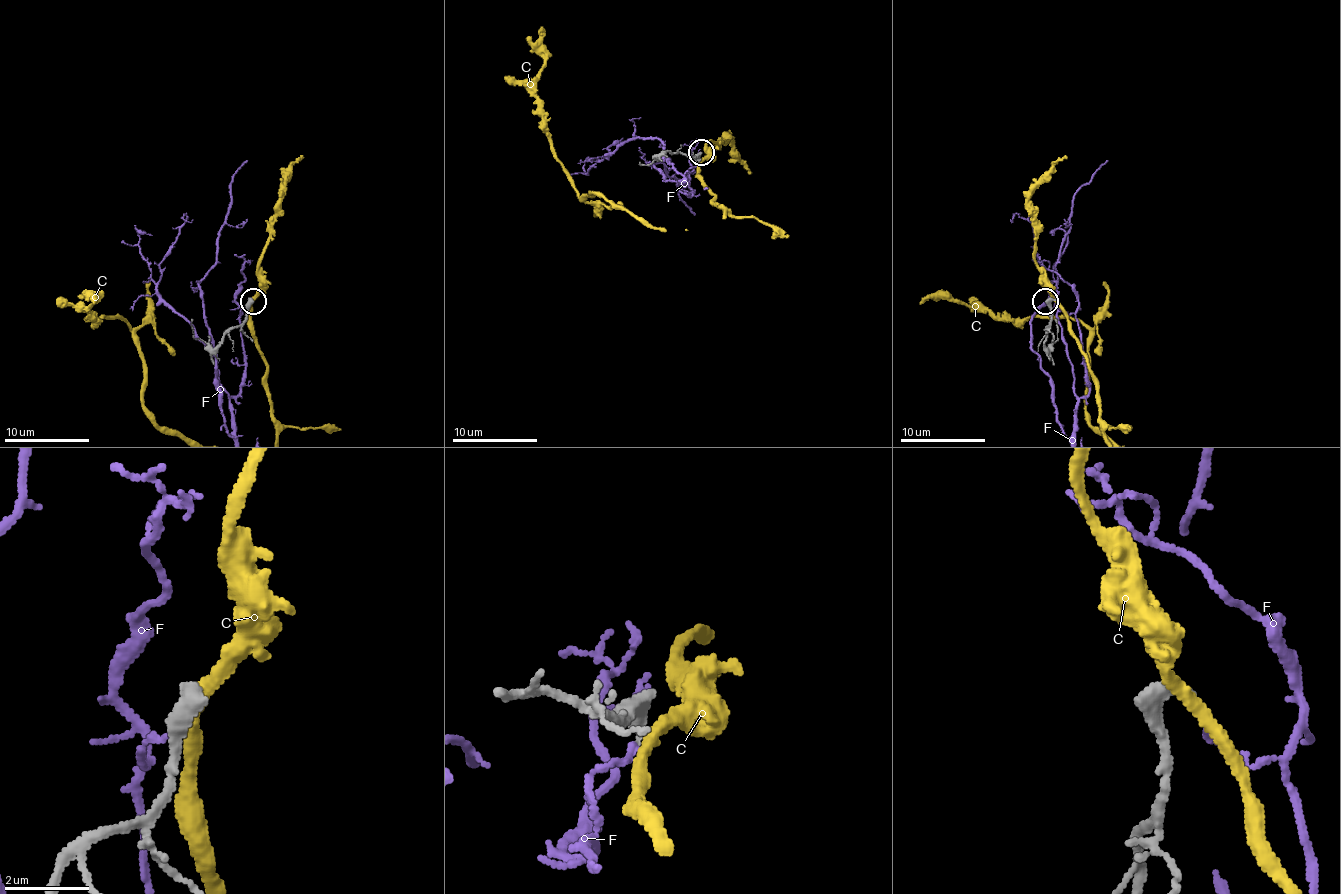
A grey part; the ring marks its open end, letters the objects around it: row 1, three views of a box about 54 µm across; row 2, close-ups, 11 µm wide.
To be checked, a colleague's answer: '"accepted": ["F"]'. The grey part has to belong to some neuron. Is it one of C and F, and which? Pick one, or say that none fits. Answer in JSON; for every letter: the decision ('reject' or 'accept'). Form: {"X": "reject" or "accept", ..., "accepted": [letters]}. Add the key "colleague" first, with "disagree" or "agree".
{"colleague": "disagree", "C": "reject", "F": "reject", "accepted": []}

